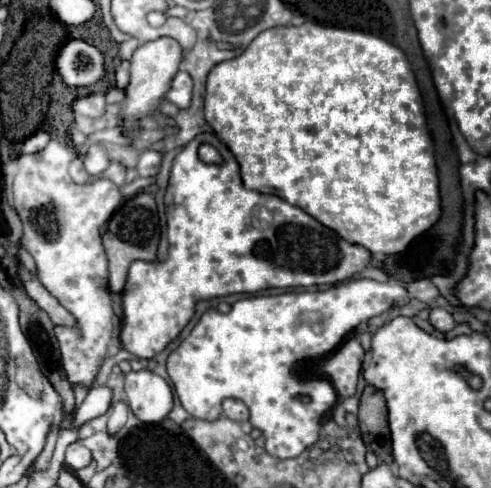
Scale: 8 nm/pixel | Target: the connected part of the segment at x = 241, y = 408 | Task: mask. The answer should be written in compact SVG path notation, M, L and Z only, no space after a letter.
M226 399L222 403L222 409L224 409L224 415L228 419L234 419L234 421L248 421L248 407L238 401L238 399Z

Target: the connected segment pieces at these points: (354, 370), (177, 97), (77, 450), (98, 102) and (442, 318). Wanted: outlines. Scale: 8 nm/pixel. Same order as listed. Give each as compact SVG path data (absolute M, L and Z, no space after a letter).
M350 337L334 353L330 353L324 375L336 387L340 399L346 399L356 393L362 359L364 359L364 349L356 337Z
M178 71L174 81L172 81L172 89L168 91L166 99L170 103L174 103L180 109L188 109L190 101L192 101L192 77L186 71Z
M80 441L72 443L72 445L66 449L66 465L68 465L72 471L78 471L78 469L90 465L90 461L92 461L92 453L90 453Z
M92 93L86 97L78 97L72 101L72 109L86 115L86 117L100 117L104 113L104 95L100 93Z
M434 307L434 309L430 311L430 323L432 323L434 329L438 329L438 331L442 331L442 333L450 331L450 329L456 325L454 317L452 317L446 309L442 309L442 307Z

